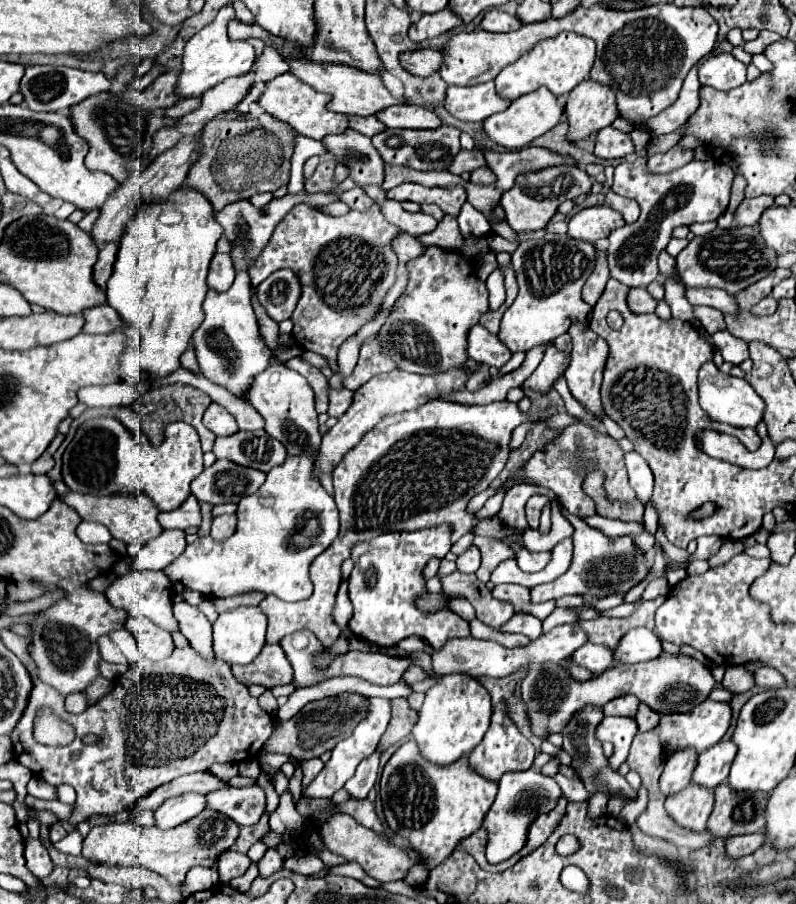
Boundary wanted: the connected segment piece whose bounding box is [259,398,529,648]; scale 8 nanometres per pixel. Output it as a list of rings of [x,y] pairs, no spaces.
[[[437,398],[437,400],[429,400],[429,404],[423,404],[413,412],[405,412],[381,420],[381,424],[377,424],[371,432],[367,432],[361,438],[361,442],[345,454],[345,458],[333,472],[333,486],[335,486],[333,498],[339,508],[341,532],[335,544],[331,544],[323,554],[319,554],[309,568],[309,576],[315,588],[313,596],[303,602],[291,604],[268,595],[259,604],[259,608],[267,616],[267,644],[277,644],[283,636],[297,630],[311,630],[319,638],[319,642],[327,648],[335,644],[339,636],[339,628],[333,624],[331,608],[335,602],[337,588],[342,581],[341,562],[351,556],[351,548],[357,542],[369,542],[389,532],[415,532],[415,530],[441,526],[441,524],[451,526],[451,542],[457,542],[469,530],[475,530],[475,534],[491,536],[491,538],[501,538],[501,534],[503,536],[515,534],[517,530],[513,528],[505,528],[505,532],[499,530],[499,526],[503,524],[499,522],[497,516],[477,522],[473,514],[465,512],[465,506],[471,496],[489,488],[489,484],[503,470],[509,456],[507,448],[511,442],[511,432],[523,422],[529,422],[529,412],[523,412],[517,402],[503,400],[503,402],[491,402],[481,406],[481,404],[461,404],[461,402]]]

